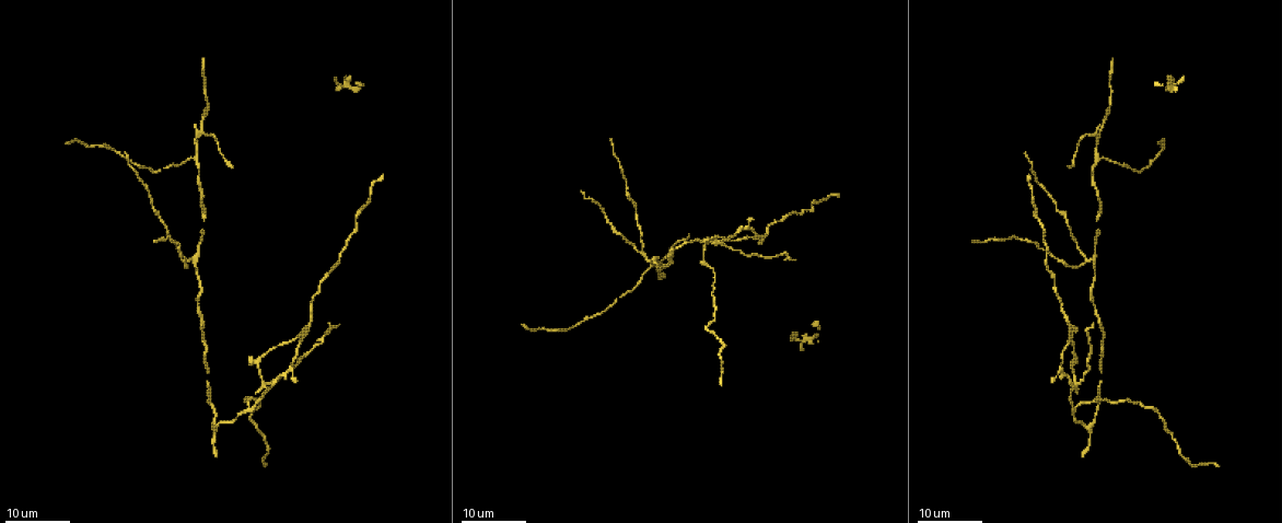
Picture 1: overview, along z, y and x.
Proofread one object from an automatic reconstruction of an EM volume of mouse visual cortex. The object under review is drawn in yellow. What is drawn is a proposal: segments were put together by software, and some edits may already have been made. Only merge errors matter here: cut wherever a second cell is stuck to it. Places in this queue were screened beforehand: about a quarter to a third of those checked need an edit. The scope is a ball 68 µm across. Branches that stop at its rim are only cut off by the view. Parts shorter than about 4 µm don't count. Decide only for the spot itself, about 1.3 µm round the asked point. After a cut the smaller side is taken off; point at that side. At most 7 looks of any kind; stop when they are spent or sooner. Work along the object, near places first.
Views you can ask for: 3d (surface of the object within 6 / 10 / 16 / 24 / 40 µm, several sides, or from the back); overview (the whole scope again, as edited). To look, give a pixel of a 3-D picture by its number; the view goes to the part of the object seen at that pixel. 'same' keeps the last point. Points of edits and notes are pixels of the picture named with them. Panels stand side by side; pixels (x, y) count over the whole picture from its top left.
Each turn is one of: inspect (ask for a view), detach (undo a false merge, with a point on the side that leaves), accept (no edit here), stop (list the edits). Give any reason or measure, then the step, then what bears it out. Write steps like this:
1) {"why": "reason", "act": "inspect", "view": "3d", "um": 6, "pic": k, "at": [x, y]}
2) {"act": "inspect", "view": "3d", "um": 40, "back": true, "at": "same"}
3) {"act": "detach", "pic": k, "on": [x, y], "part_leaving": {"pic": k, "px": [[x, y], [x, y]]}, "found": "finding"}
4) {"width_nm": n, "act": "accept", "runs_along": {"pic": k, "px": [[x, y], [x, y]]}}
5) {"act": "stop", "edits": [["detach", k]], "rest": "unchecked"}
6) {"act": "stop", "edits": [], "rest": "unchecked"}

{"act": "inspect", "view": "3d", "um": 24, "pic": 1, "at": [1100, 133]}

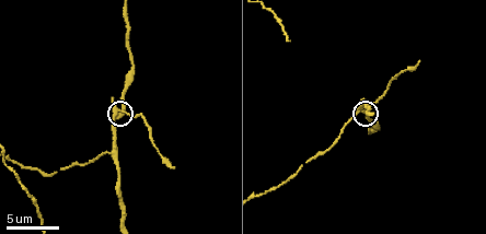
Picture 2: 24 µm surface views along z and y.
{"act": "inspect", "view": "3d", "um": 6, "pic": 2, "at": [119, 113]}

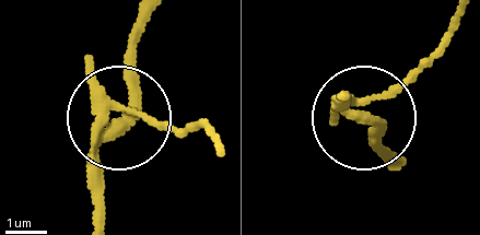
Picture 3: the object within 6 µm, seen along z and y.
{"side_arm_um": 11, "act": "detach", "pic": 3, "on": [103, 87], "part_leaving": {"pic": 3, "px": [[94, 149], [105, 121], [126, 110], [199, 128], [213, 142]]}, "found": "two cells meet here"}

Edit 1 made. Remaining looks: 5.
{"why": "thick turns thin", "act": "inspect", "view": "3d", "um": 24, "pic": 1, "at": [1098, 216]}

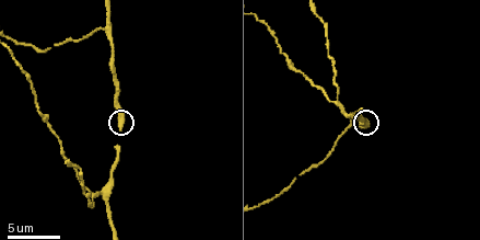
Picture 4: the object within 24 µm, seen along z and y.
{"act": "inspect", "view": "3d", "um": 10, "pic": 4, "at": [120, 125]}

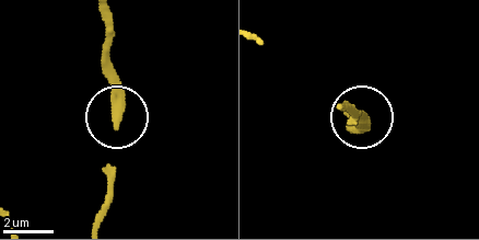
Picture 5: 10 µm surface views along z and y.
{"act": "accept", "runs_along": {"pic": 5, "px": [[95, 219], [109, 181], [116, 125], [109, 45]]}, "found": "continuous, no second cell"}

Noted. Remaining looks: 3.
{"why": "four arms meet", "act": "inspect", "view": "3d", "um": 10, "pic": 4, "at": [342, 111]}

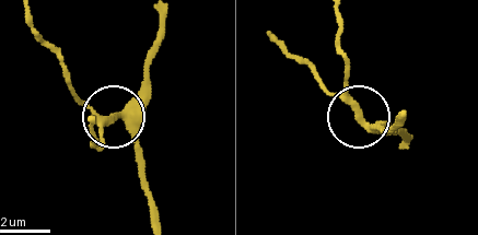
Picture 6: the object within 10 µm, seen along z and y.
{"side_arm_um": 25, "act": "accept", "runs_along": {"pic": 6, "px": [[155, 219], [139, 143], [124, 125], [100, 114], [70, 89]]}, "found": "continuous, no second cell"}

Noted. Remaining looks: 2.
{"why": "a fork", "act": "inspect", "view": "3d", "um": 16, "pic": 1, "at": [248, 407]}

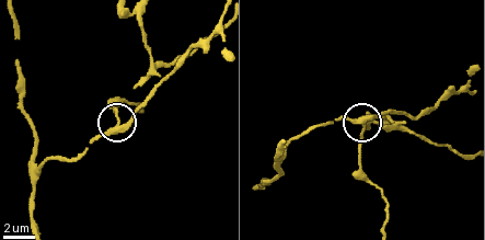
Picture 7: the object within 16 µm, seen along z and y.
{"why": "closer look", "act": "inspect", "view": "3d", "um": 6, "pic": 7, "at": [117, 122]}

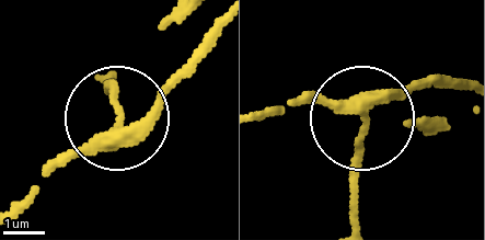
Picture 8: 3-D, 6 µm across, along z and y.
{"width_nm": 290, "act": "accept", "runs_along": {"pic": 8, "px": [[260, 115], [343, 105], [360, 115], [354, 220]]}, "found": "one cell here"}

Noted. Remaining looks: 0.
{"act": "stop", "edits": [["detach", 3]], "rest": "unchecked"}

